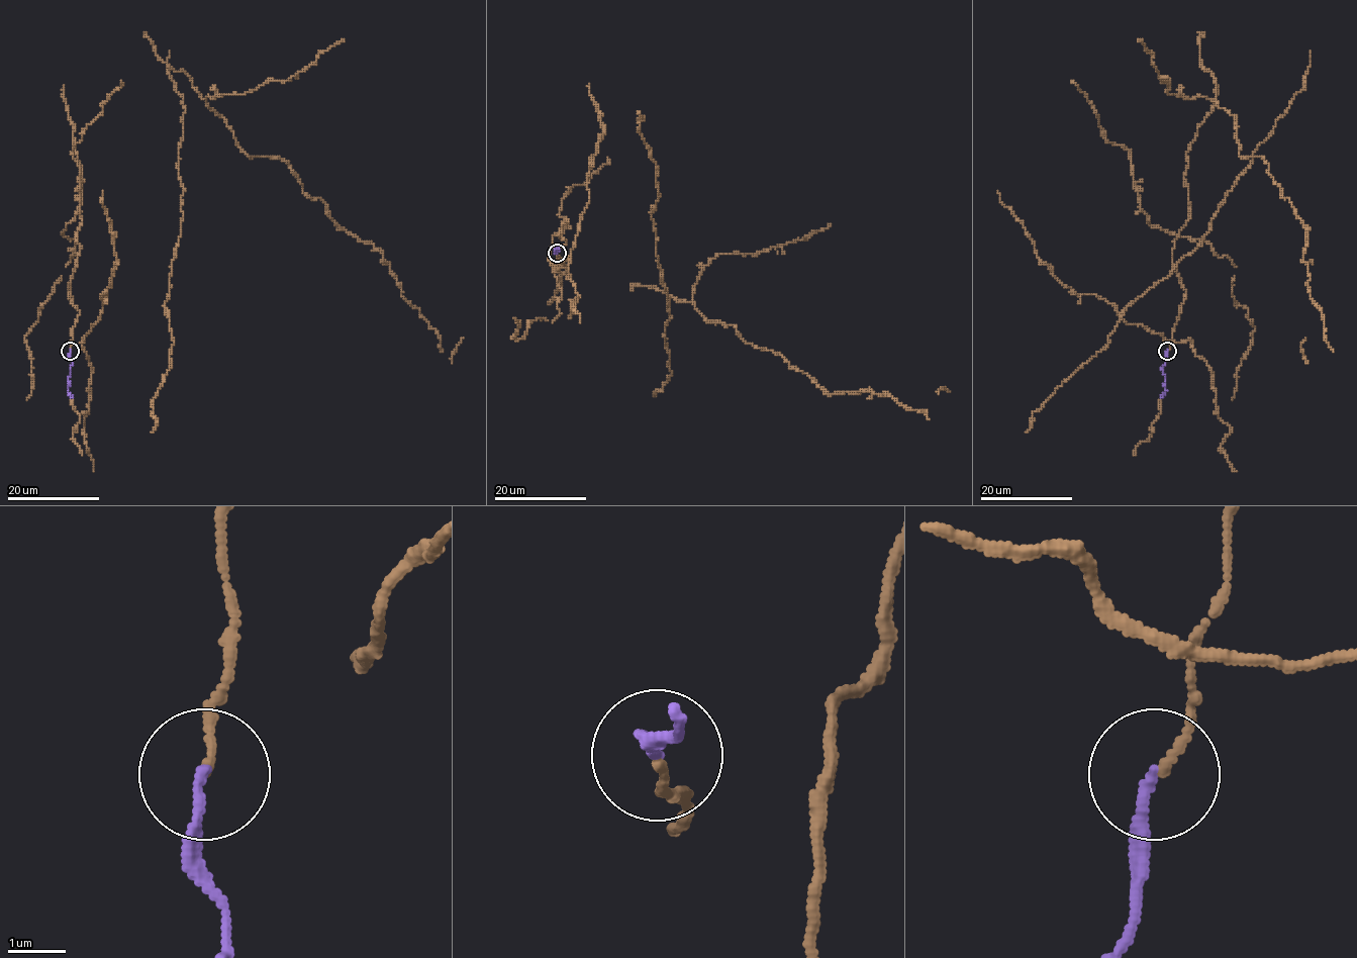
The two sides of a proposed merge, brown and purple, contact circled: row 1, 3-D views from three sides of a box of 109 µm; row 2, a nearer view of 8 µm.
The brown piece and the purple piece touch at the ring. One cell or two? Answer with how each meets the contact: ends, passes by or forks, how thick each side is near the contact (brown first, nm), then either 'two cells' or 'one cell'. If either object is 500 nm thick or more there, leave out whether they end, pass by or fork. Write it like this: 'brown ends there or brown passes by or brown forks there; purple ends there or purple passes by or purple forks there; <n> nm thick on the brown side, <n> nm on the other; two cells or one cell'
brown ends there; purple ends there; 150 nm thick on the brown side, 170 nm on the other; one cell

